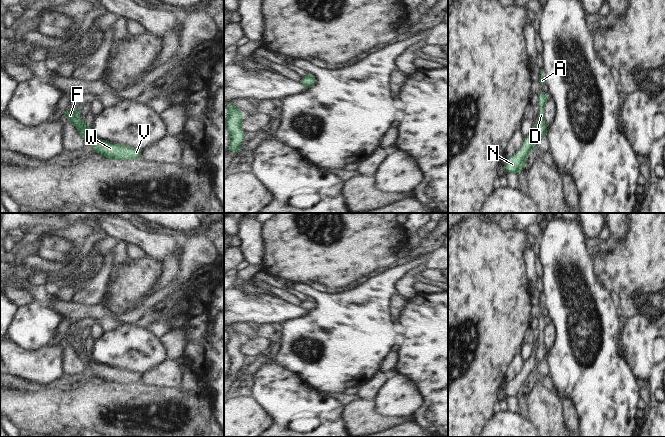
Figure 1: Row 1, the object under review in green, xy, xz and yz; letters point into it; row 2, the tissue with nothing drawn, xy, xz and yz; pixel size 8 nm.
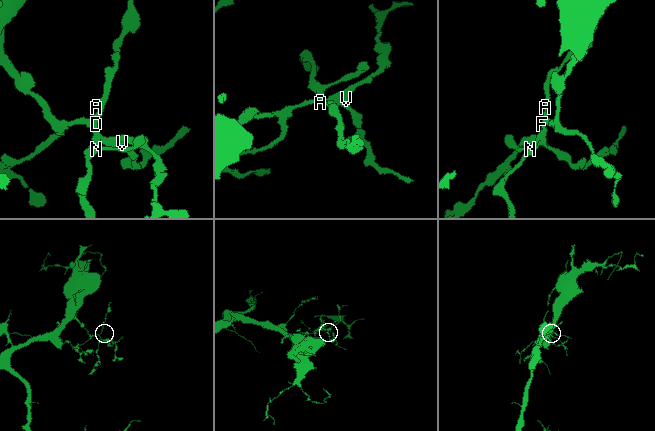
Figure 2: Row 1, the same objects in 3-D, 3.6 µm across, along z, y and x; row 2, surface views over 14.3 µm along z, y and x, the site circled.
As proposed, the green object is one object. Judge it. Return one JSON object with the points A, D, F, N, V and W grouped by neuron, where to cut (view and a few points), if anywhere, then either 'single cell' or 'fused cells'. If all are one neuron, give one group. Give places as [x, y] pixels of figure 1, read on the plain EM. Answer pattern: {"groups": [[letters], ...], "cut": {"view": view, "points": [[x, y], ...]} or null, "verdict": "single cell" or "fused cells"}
{"groups": [["A", "D", "F", "V", "W"], ["N"]], "cut": {"view": "yz", "points": [[535, 348], [535, 360], [538, 363]]}, "verdict": "fused cells"}

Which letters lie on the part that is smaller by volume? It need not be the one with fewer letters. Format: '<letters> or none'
N

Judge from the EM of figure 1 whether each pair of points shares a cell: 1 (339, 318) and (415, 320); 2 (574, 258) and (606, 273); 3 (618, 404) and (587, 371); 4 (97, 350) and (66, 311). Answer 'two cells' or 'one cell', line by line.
1: two cells
2: two cells
3: one cell
4: two cells

